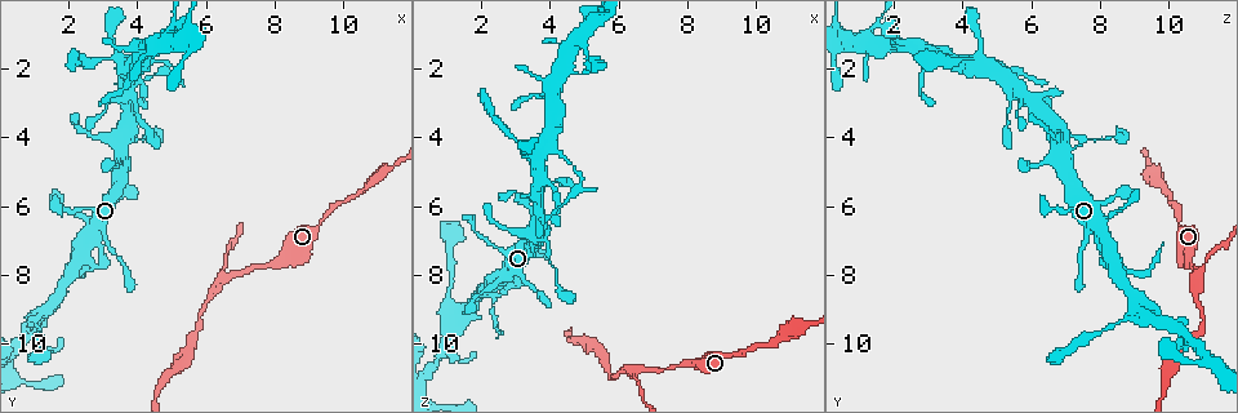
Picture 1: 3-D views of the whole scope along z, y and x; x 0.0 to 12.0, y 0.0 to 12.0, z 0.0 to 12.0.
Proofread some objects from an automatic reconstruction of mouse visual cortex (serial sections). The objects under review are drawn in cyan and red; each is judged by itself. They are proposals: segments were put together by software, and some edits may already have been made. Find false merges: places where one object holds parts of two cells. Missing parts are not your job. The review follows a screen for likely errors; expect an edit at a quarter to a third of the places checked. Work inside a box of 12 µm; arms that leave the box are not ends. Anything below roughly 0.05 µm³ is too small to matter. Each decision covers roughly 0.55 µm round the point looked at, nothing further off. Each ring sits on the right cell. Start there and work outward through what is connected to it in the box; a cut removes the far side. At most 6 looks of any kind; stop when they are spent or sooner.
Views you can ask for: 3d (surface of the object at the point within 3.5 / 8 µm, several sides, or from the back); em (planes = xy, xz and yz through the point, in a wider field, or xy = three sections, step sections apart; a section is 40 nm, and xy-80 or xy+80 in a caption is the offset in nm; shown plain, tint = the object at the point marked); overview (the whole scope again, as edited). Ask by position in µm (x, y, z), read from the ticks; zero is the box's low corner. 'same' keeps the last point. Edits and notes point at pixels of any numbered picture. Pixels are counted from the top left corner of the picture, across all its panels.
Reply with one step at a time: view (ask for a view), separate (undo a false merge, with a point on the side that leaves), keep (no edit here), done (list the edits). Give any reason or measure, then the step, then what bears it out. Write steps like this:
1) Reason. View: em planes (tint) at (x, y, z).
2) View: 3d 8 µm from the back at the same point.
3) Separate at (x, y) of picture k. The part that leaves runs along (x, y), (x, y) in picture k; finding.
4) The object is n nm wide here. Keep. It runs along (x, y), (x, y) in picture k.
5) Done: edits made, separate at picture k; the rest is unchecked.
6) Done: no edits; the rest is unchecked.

Thin neck. View: 3d 3.5 µm from the back at (6.5, 8.1, 10.8).

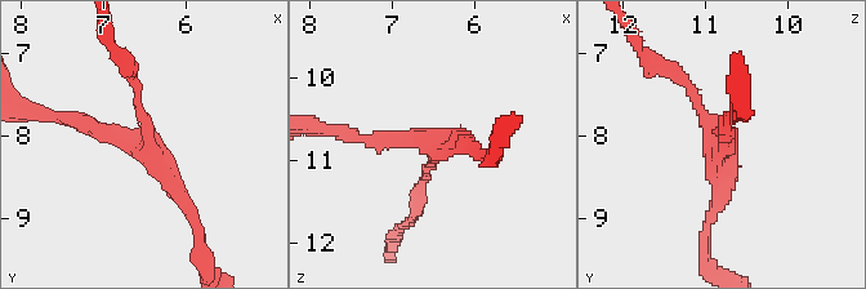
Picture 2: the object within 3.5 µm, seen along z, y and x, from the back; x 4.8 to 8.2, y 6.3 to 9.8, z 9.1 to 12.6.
3 arms meet here; the arms are 100, 150, 200 nm wide. View: em xy step 5 (tint) at (6.50, 8.10, 10.75).

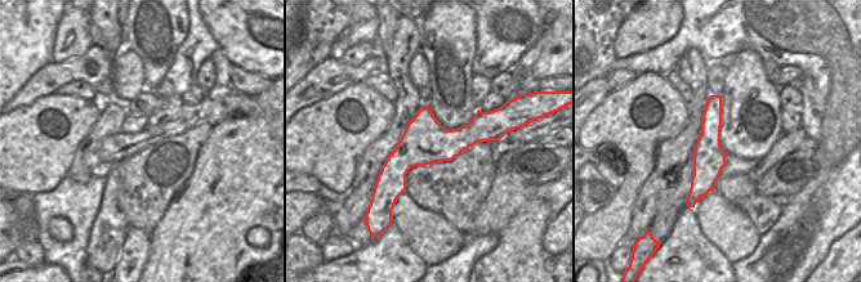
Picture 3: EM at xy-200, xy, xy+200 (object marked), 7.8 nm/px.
Cut it another way. View: em xy step 1 (tint) at the same point.

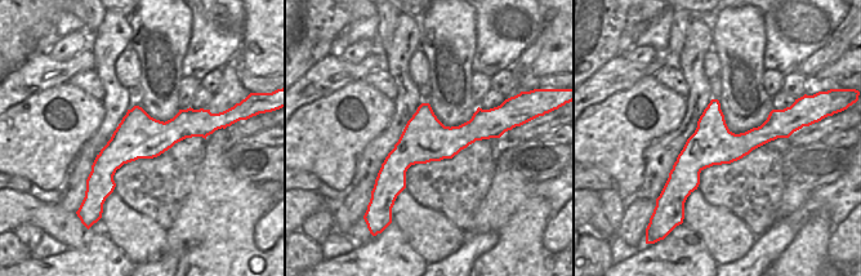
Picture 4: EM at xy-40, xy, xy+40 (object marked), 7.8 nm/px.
Keep. It runs along (65, 119), (151, 147), (191, 210) in picture 2; all the same cell.

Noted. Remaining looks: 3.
Four arms meet. View: 3d 8 µm at (3.7, 3.8, 6.8).

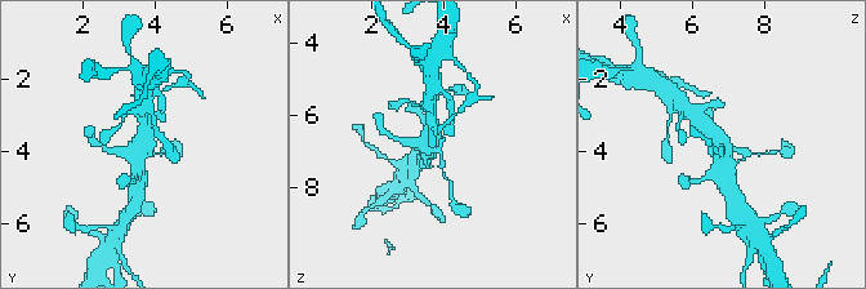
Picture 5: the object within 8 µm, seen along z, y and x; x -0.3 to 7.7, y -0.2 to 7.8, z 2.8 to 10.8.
View: 3d 3.5 µm at (3.7, 3.8, 6.8).

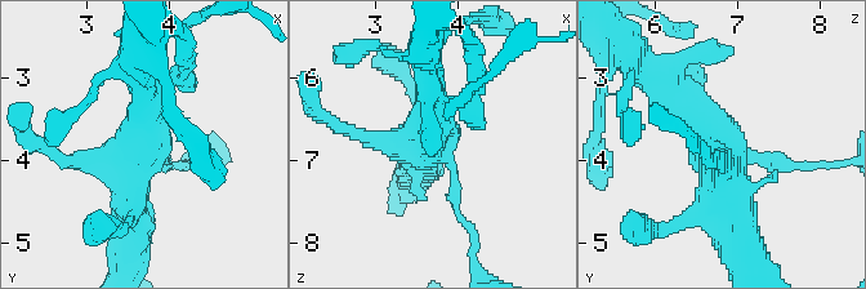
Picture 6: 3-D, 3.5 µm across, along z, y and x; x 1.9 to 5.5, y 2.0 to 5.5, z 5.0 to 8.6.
Shape alone is not enough. View: em planes (tint) at (3.65, 3.90, 6.70).

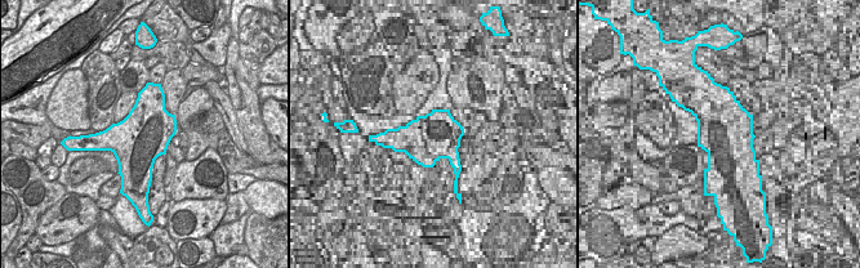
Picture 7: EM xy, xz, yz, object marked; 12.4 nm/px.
Keep. It runs along (742, 248), (723, 165), (673, 94) in picture 6; one cell here.

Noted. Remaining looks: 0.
Done: no edits; the rest is unchecked.

